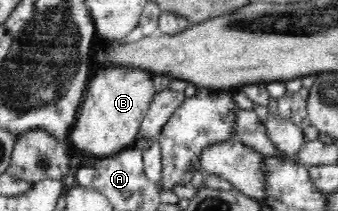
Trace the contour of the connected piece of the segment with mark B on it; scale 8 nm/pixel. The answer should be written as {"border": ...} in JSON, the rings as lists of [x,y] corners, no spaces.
{"border":[[[113,63],[94,70],[67,143],[76,151],[81,150],[81,154],[95,158],[107,158],[134,146],[141,121],[159,89],[154,78],[151,71],[141,67],[113,66]]]}

